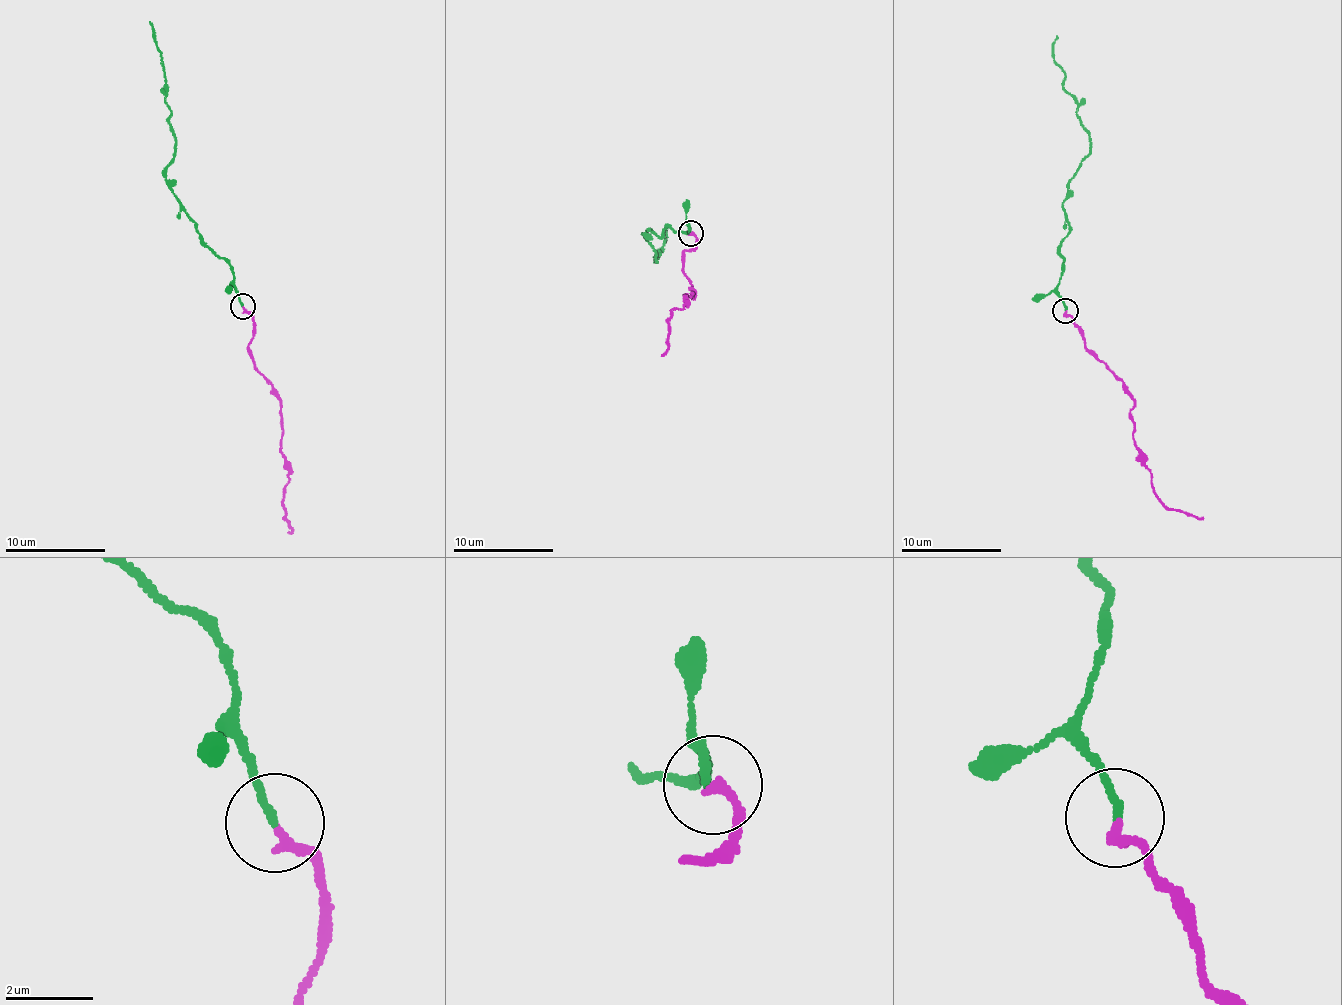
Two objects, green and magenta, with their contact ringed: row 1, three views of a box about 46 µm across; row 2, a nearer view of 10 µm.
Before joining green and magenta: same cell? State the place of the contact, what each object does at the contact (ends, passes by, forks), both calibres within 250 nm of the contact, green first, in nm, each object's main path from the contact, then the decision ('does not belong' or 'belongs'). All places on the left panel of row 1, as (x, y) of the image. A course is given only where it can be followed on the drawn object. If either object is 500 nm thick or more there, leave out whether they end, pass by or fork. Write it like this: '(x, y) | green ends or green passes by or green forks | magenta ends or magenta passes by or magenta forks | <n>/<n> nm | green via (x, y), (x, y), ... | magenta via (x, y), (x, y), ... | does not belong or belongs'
(243, 306) | green ends | magenta ends | 180/240 nm | green via (242, 307), (233, 269), (207, 246), (166, 177), (175, 134), (169, 124), (162, 59), (150, 21) | magenta via (242, 307), (250, 312), (253, 366), (272, 385), (280, 409), (289, 472), (284, 501), (292, 529), (287, 533) | does not belong

